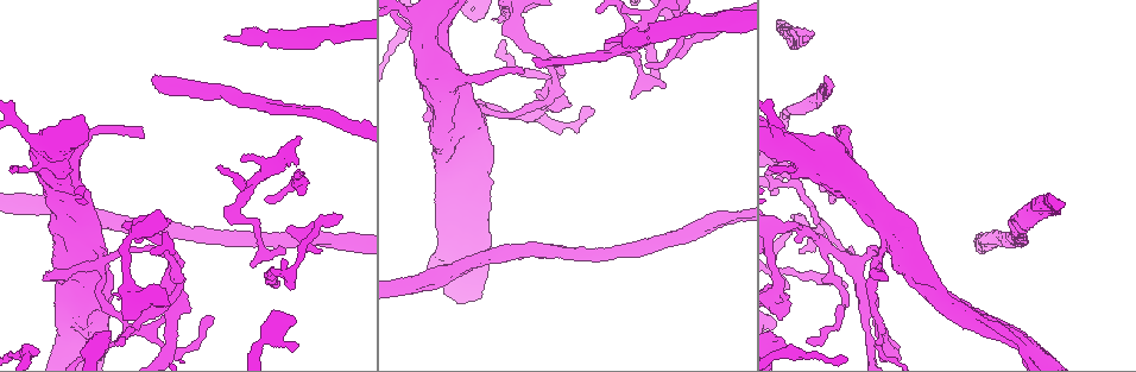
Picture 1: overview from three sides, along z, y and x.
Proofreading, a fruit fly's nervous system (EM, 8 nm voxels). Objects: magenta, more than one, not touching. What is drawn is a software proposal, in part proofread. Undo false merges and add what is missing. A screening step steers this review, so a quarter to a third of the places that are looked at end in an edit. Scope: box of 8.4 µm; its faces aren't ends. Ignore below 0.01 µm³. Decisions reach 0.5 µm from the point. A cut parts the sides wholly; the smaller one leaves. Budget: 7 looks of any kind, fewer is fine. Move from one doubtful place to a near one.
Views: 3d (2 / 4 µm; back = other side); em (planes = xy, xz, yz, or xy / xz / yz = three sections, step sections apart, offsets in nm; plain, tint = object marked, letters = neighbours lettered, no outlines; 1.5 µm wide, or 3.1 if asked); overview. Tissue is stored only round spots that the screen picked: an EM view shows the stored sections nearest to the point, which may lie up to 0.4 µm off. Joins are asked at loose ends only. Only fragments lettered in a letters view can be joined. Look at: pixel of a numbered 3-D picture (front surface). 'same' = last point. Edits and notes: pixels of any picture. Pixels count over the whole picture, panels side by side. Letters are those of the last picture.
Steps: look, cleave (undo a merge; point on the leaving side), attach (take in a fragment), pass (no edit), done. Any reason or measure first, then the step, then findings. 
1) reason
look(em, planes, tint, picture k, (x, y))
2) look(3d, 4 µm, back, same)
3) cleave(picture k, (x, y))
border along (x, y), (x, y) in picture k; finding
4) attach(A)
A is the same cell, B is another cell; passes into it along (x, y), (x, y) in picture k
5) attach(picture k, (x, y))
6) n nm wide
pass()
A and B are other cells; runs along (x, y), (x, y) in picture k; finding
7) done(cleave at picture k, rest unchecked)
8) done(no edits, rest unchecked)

an open end
look(3d, 4 µm, picture 1, (606, 43))

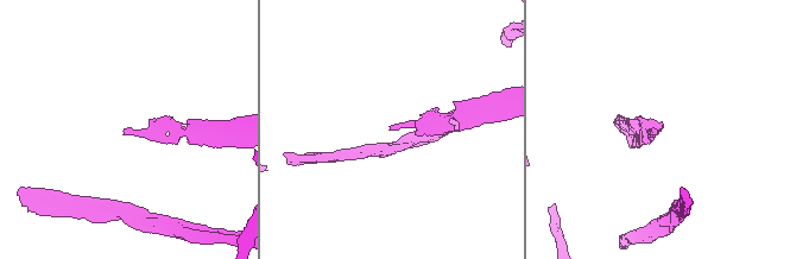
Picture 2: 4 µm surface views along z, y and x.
shape alone is not enough
look(em, xz, step 4, letters, picture 2, (655, 134))

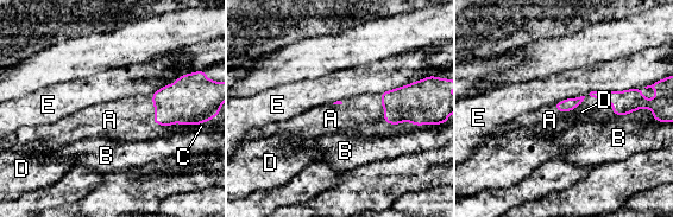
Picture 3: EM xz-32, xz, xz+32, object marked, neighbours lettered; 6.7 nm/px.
attach(A)
A is the same cell, B, C, D and E are other cells; passes into it along (565, 106), (564, 112), (549, 120) in picture 3; the neuron continues

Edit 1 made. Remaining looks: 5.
look(overview)

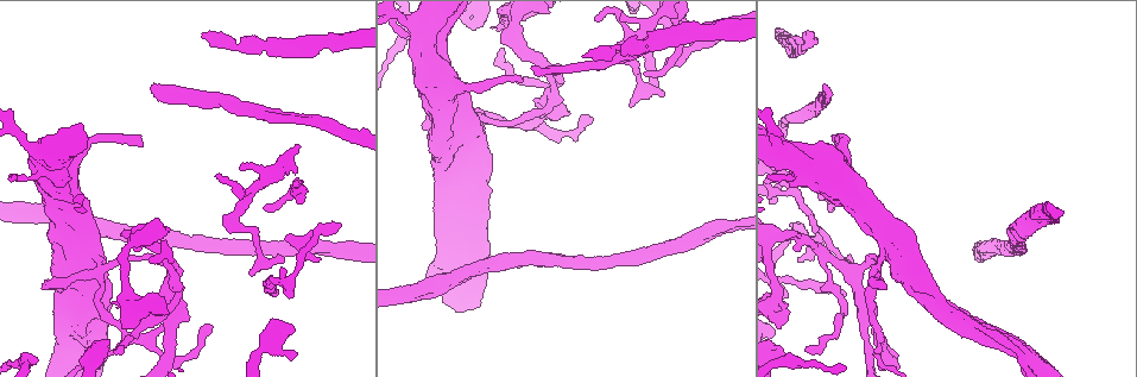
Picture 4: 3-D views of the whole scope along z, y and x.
free end
look(3d, 4 µm, picture 4, (597, 22))

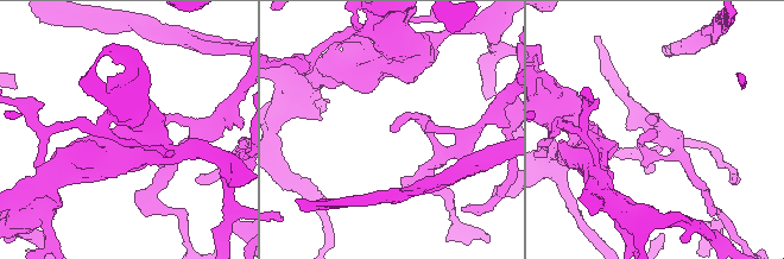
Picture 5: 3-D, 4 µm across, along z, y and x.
now the EM
look(em, planes, letters, picture 5, (392, 130))

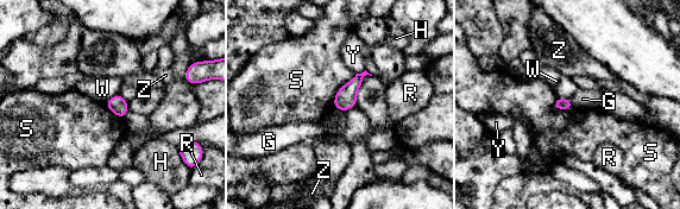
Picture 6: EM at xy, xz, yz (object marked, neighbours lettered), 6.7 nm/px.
80 nm wide
pass()
G, H, R, S, W, Y and Z are other cells; border along (335, 107), (345, 112) in picture 6; none of them fits

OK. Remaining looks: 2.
done(attach at picture 3, rest unchecked)

